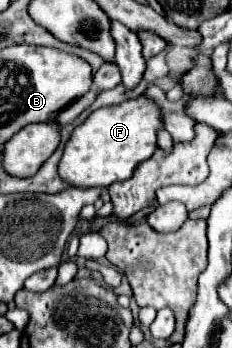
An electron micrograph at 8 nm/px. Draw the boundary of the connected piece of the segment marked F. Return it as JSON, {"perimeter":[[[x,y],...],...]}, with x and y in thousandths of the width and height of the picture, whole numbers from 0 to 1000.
{"perimeter":[[[616,276],[418,310],[358,356],[315,374],[297,408],[280,414],[272,454],[246,483],[254,506],[272,511],[272,523],[332,540],[470,534],[470,523],[427,517],[547,517],[565,511],[591,471],[634,460],[668,437],[685,368],[703,368],[685,310]]]}

